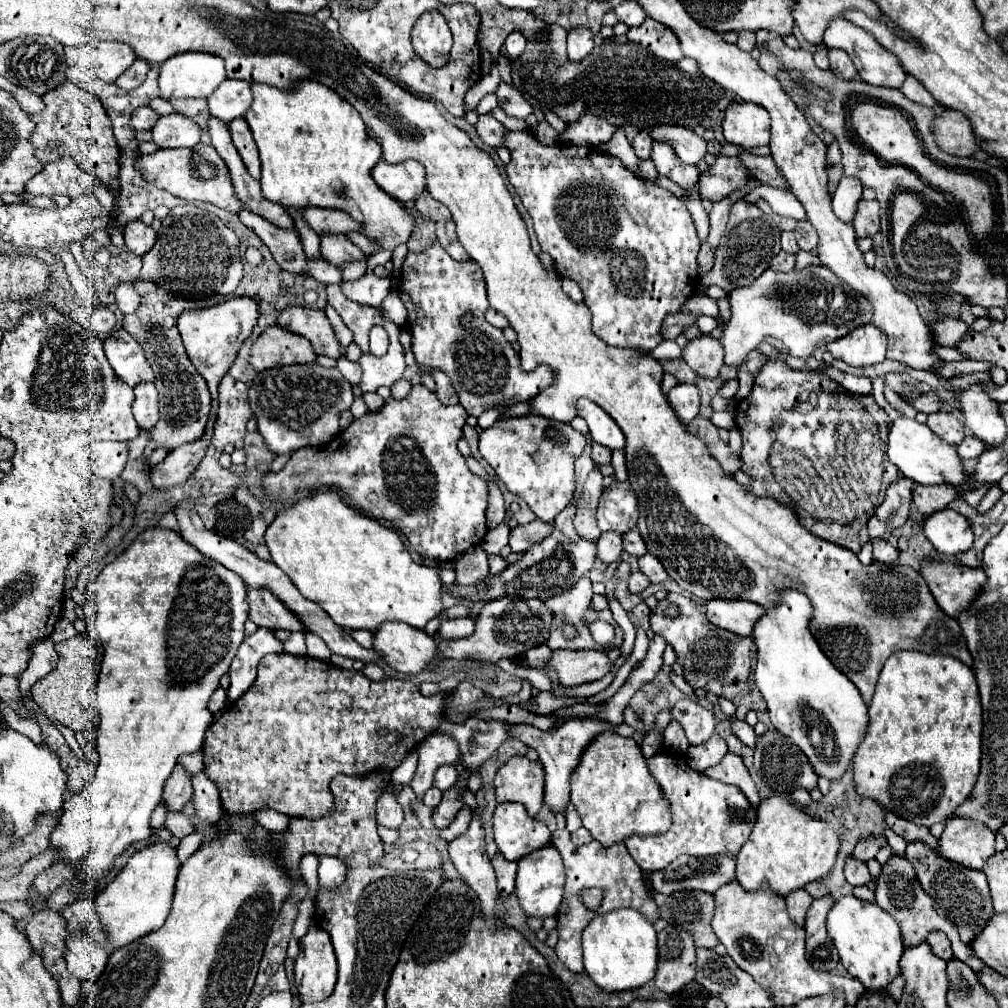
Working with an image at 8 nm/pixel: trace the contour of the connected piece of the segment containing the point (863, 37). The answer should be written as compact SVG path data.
M836 18L830 22L830 26L826 28L826 34L824 34L824 46L828 48L842 48L850 54L850 58L854 60L856 68L858 68L858 74L860 78L866 82L866 84L872 84L872 86L884 86L884 88L900 88L906 80L906 70L902 68L902 62L898 60L896 54L892 54L890 50L886 50L876 38L872 38L872 34L868 34L864 28L856 26L856 24L850 24L848 20L844 18Z

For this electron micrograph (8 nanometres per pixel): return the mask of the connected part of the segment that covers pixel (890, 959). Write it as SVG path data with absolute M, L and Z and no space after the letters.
M856 896L838 898L828 912L828 936L836 946L844 968L866 988L882 990L894 976L898 976L898 960L904 952L900 928L876 902L858 900Z

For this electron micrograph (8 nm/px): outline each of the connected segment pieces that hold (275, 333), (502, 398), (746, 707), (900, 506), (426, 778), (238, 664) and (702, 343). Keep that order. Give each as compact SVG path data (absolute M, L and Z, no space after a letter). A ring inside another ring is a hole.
M270 326L260 336L258 342L252 344L250 366L256 372L264 372L268 368L288 366L288 364L310 364L316 360L316 354L306 338L294 334L286 328Z
M438 242L424 252L408 252L402 268L400 298L408 308L416 362L426 368L440 368L450 376L468 416L478 418L488 408L526 402L534 398L538 390L550 386L552 368L538 366L532 372L524 372L518 354L512 350L502 330L484 320L484 312L488 310L486 282L474 260L456 262ZM466 312L474 314L472 330L470 326L460 326L460 316Z
M668 594L666 600L658 602L656 610L652 610L650 626L654 634L666 638L666 642L674 646L678 662L682 664L684 680L692 688L704 688L706 692L714 692L716 696L730 700L736 706L738 720L744 720L750 710L766 712L766 706L752 680L756 650L754 650L754 642L750 636L738 636L718 626L712 626L706 618L704 604L688 596L680 596L680 594ZM668 602L674 602L680 606L678 618L664 616L664 608Z
M902 476L892 482L886 490L884 502L876 508L874 516L868 520L868 534L870 538L886 538L894 530L902 528L910 516L912 504L912 490L916 482Z
M428 736L420 746L420 762L416 768L416 774L412 778L412 790L416 792L416 796L422 796L430 786L432 786L432 778L434 772L438 770L438 766L442 764L454 764L458 754L458 748L454 746L454 742L450 742L448 738L442 736Z
M258 628L254 634L246 636L230 666L228 700L236 702L254 684L256 666L266 654L280 654L280 652L284 652L284 644L276 638L272 630Z
M702 334L682 348L682 360L702 378L716 378L724 364L724 350L720 340Z

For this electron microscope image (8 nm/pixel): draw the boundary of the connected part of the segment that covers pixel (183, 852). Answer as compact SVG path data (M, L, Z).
M192 832L186 838L182 838L178 844L178 860L180 862L188 860L200 848L200 842L202 842L202 832Z

